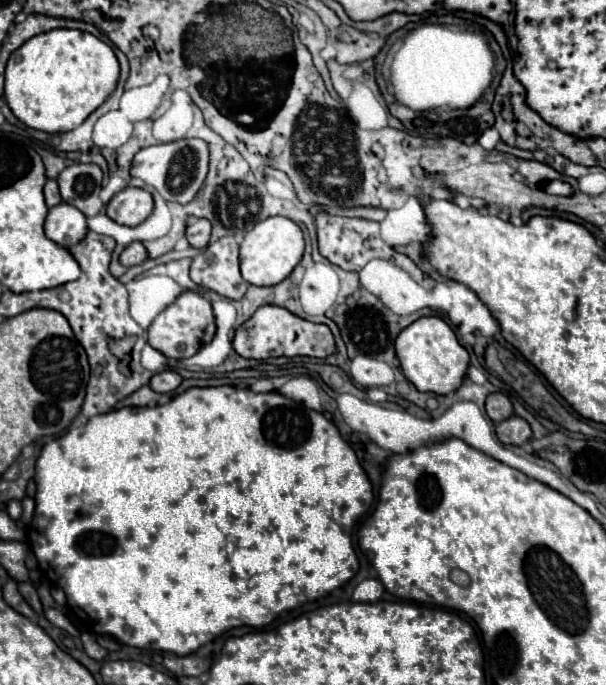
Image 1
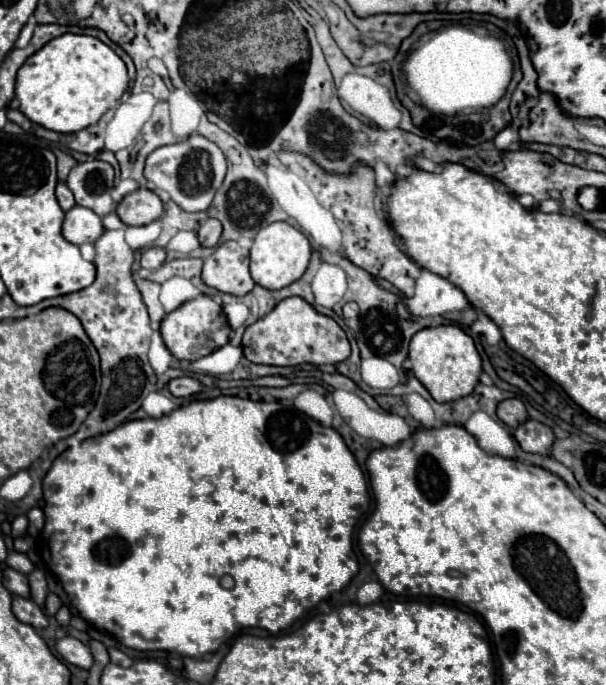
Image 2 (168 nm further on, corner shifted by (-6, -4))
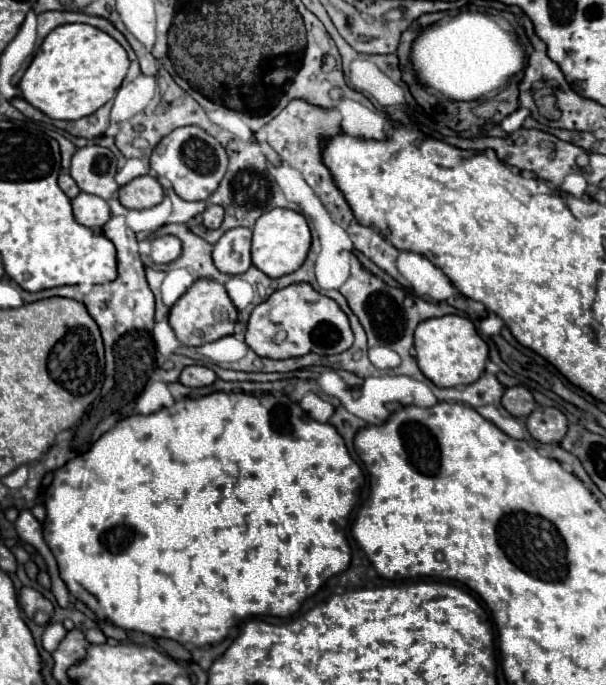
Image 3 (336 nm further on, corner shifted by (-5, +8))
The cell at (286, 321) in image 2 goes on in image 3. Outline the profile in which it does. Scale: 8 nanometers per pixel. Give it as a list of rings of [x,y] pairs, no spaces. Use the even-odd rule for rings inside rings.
[[[301,282],[301,284],[291,284],[287,288],[273,292],[269,300],[255,306],[247,324],[245,344],[257,356],[275,358],[275,360],[305,356],[309,352],[319,356],[331,356],[331,354],[345,352],[353,344],[353,332],[351,332],[347,316],[335,304],[335,300],[315,292],[309,284]],[[277,330],[287,332],[287,338],[281,344],[271,342]]]

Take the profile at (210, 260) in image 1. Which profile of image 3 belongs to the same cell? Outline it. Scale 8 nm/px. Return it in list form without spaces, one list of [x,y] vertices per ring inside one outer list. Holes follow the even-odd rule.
[[[231,228],[227,230],[219,242],[213,246],[213,264],[217,270],[225,274],[245,274],[251,262],[251,230],[249,228]]]

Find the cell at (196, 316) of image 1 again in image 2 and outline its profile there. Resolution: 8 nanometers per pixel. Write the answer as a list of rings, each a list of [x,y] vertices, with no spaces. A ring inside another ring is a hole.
[[[200,294],[194,300],[188,300],[186,304],[182,304],[182,308],[176,308],[174,312],[166,314],[166,318],[162,320],[160,332],[172,356],[178,360],[188,360],[188,362],[208,356],[210,352],[218,350],[222,344],[230,340],[230,326],[222,306],[206,294]]]

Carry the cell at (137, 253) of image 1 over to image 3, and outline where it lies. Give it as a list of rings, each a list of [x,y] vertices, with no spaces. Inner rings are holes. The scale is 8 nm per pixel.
[[[161,236],[151,240],[151,258],[157,264],[167,264],[181,254],[181,242],[175,236]]]

